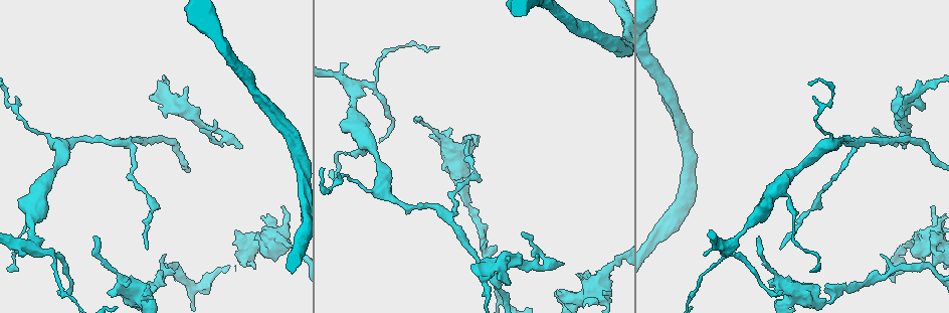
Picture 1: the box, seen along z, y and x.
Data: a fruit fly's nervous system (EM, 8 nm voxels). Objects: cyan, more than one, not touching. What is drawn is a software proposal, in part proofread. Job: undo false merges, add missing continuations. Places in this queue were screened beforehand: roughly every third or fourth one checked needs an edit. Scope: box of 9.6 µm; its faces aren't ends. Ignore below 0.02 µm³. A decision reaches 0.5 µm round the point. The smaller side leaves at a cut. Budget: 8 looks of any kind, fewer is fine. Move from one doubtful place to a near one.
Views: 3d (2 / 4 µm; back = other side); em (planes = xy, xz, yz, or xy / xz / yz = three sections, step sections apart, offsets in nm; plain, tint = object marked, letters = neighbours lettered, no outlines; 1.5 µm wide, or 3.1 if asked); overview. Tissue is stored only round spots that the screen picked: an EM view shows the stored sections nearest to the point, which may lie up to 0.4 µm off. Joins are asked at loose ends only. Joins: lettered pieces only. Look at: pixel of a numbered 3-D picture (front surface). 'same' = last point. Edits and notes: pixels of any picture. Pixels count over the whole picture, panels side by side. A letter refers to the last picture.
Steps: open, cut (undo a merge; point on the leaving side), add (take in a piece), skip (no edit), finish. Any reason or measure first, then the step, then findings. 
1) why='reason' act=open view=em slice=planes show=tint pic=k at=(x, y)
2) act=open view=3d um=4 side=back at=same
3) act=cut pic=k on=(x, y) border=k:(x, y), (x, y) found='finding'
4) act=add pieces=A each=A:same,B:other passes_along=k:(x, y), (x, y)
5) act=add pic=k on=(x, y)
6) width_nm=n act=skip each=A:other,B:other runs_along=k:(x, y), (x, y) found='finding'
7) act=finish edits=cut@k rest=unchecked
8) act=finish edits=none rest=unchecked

act=open view=em slice=planes show=tint pic=1 at=(756, 238)

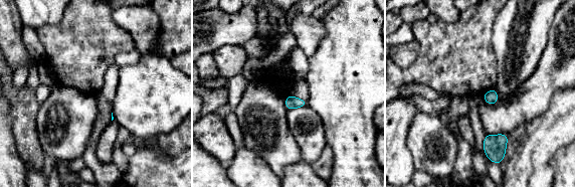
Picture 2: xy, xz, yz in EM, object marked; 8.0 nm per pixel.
why='see the neighbours' act=open view=em slice=planes show=letters at=same

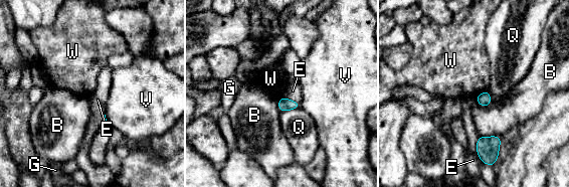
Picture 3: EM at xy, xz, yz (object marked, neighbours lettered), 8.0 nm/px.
act=skip each=B:other,E:other,G:other,Q:other,V:other,W:other border=3:(478, 137), (477, 154), (481, 159) found='none of them fits'

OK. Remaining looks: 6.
why='free end' act=open view=3d um=4 side=back pic=1 at=(703, 255)

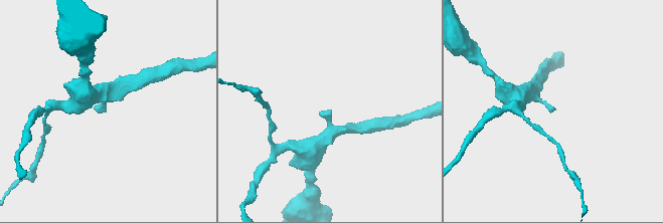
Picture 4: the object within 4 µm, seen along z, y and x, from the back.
arm_widths_nm=190,340 act=open view=em slice=planes show=letters pic=4 at=(555, 109)

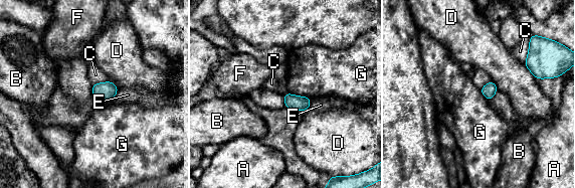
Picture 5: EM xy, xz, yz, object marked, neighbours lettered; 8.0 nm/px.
act=skip each=A:other,B:other,C:other,D:other,E:other,F:other,G:other border=5:(286, 91), (312, 99) found='none of them fits'

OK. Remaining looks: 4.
why='branch stops here' act=open view=em slice=planes show=letters pic=1 at=(902, 148)

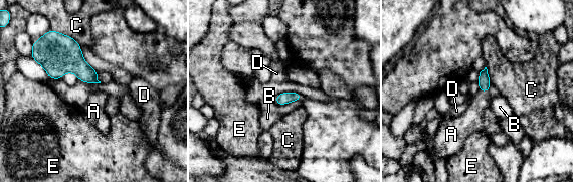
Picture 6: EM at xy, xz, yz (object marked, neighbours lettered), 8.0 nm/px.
longest_contact=C:240nm act=add pieces=A each=A:same,B:other,C:other,D:other,E:other passes_along=6:(484, 81), (483, 92), (471, 120) found='it goes on there'

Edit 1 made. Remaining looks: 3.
act=open view=overview

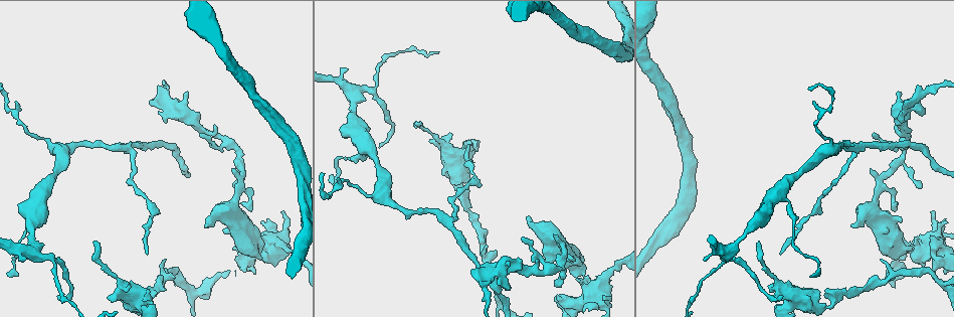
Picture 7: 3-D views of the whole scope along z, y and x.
why='free end' act=open view=3d um=4 pic=7 at=(933, 270)

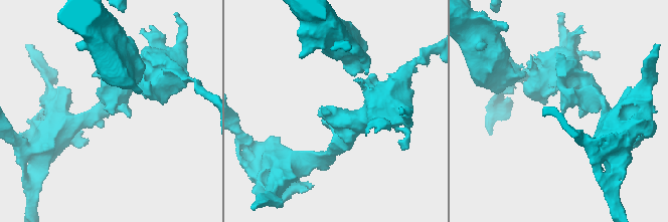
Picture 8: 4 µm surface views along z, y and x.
why='now the EM' act=open view=em slice=planes show=letters pic=8 at=(113, 113)

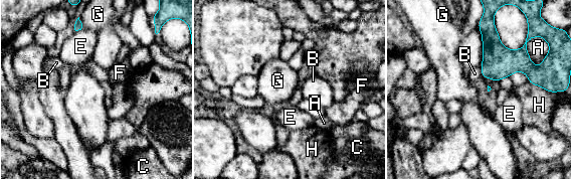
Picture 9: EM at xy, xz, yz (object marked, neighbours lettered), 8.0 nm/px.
longest_contact=H:260nm act=skip each=A:other,B:other,C:other,E:other,F:other,G:other,H:other found='no lettered piece goes on from it'

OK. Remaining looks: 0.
act=finish edits=add@6 rest=unchecked

